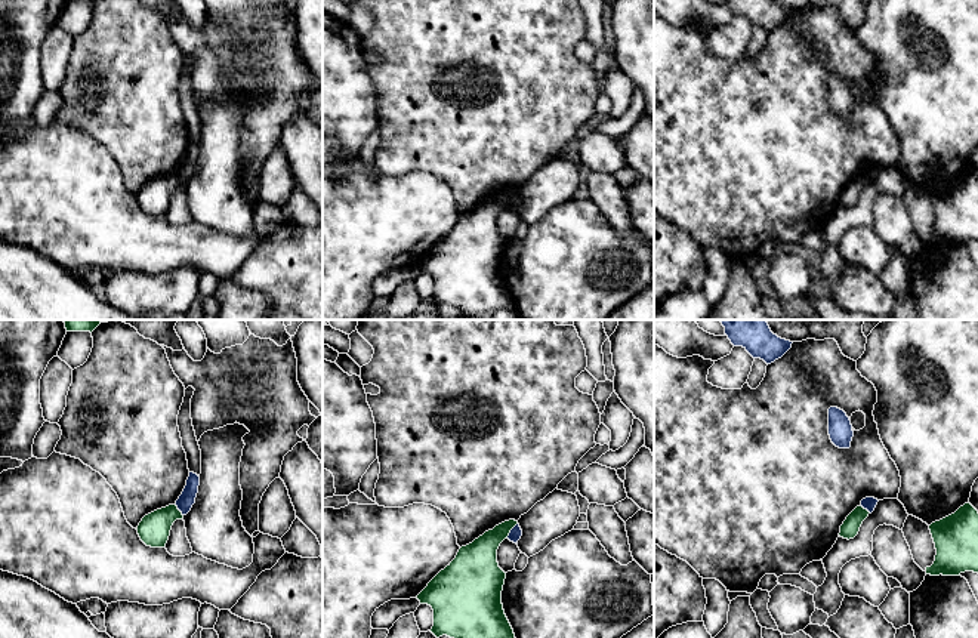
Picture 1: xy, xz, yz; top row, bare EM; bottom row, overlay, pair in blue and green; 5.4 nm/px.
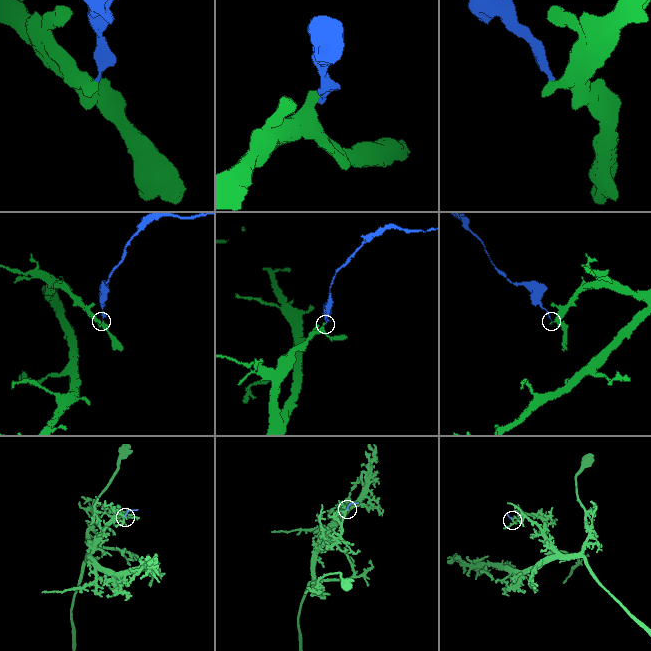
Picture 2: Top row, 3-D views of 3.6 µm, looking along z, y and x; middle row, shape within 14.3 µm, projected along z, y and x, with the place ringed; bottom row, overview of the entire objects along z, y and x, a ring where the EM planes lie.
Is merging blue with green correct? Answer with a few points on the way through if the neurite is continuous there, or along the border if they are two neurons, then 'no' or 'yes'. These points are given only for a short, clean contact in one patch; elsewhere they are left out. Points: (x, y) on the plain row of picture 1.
along xz (517, 191), (506, 206) | no

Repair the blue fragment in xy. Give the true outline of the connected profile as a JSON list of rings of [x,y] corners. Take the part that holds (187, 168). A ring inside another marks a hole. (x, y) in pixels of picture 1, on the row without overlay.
[[[188,55],[185,58],[183,71],[178,83],[178,95],[182,107],[182,115],[186,121],[189,138],[186,154],[175,172],[182,184],[186,184],[195,172],[201,142],[201,118],[191,87],[191,67],[194,64],[194,59],[195,58],[192,55]]]

